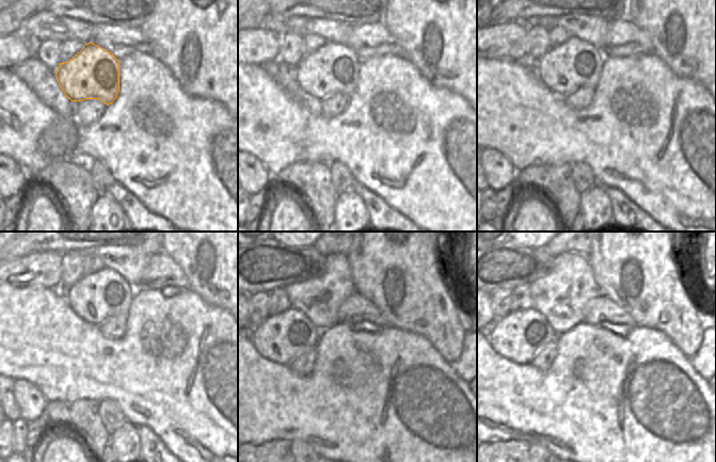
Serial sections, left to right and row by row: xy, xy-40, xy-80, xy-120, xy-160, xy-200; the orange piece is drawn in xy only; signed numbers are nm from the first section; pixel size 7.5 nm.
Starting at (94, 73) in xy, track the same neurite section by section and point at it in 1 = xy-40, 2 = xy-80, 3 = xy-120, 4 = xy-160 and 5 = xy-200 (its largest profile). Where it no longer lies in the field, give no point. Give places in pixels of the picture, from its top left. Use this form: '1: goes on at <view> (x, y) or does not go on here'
1: goes on at xy-40 (333, 68)
2: goes on at xy-80 (575, 63)
3: goes on at xy-120 (107, 293)
4: goes on at xy-160 (280, 337)
5: goes on at xy-200 (518, 336)

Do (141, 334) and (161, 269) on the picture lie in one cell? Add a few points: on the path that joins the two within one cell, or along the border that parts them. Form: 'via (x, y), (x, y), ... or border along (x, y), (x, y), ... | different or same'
border along (150, 288), (156, 290) | different

